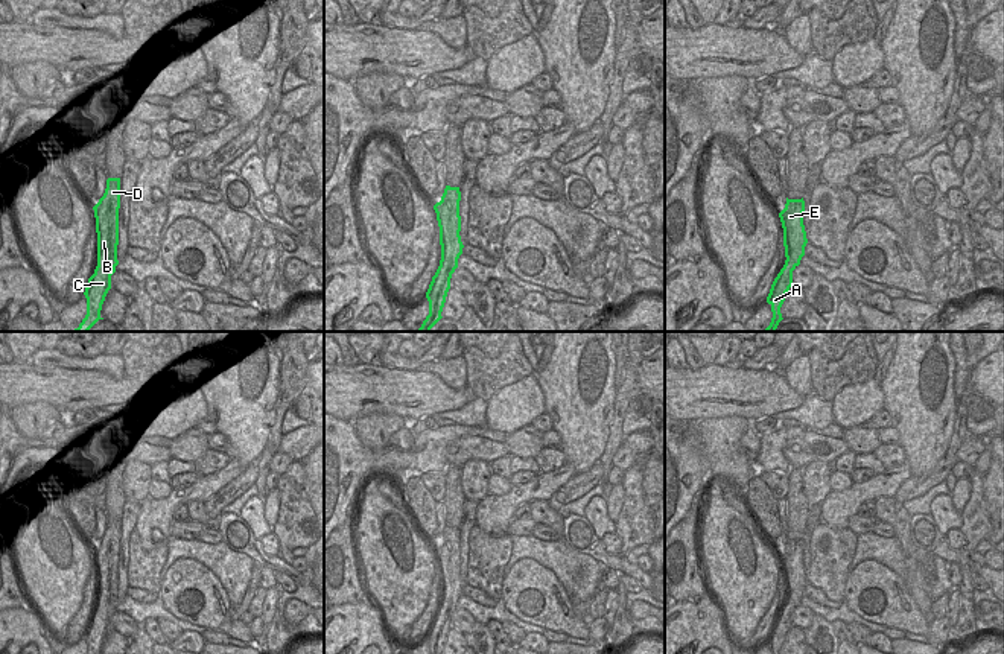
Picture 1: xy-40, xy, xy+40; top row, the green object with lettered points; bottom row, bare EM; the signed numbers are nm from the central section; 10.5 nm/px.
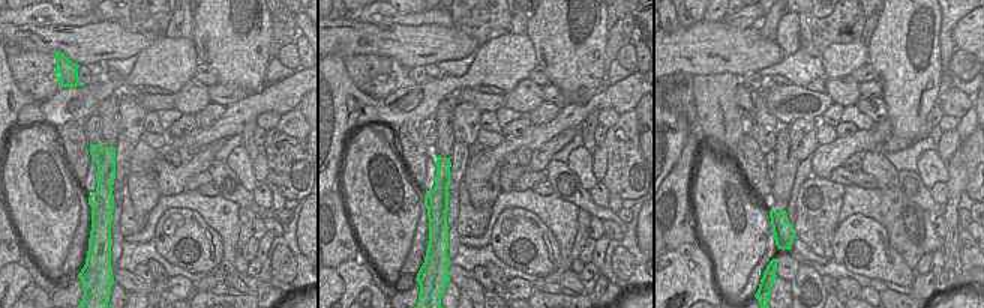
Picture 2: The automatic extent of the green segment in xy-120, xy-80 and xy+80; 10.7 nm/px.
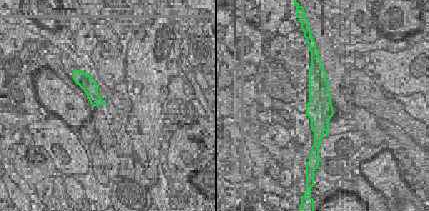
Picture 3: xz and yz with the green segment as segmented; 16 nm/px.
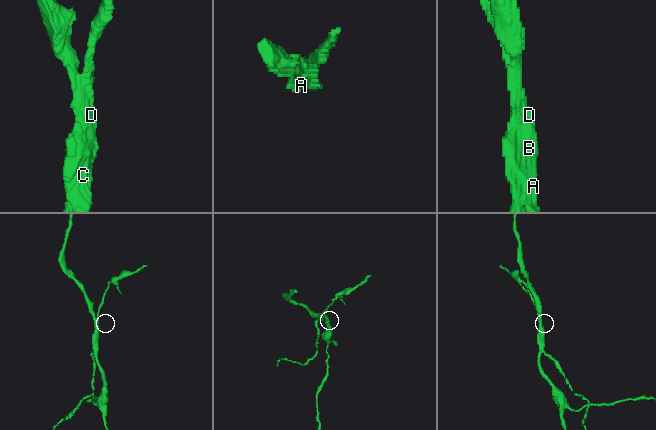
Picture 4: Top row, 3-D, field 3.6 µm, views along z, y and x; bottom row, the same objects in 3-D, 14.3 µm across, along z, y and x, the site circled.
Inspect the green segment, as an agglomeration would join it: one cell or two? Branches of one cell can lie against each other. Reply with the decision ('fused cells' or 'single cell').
fused cells

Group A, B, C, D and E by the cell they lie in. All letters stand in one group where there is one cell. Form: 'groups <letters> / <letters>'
groups A C D E / B

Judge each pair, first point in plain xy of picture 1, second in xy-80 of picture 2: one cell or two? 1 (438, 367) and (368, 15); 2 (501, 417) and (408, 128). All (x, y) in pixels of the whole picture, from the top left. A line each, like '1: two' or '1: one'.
1: one
2: two

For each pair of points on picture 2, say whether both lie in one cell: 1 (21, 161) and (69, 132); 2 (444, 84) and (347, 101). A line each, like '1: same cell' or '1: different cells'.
1: different cells
2: same cell

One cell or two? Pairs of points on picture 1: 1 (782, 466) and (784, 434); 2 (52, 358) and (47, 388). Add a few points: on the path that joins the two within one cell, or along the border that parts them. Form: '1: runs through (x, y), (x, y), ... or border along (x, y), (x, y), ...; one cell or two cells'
1: runs through (778, 458), (778, 441); one cell
2: border along (26, 362), (35, 367), (82, 368), (85, 371); two cells

